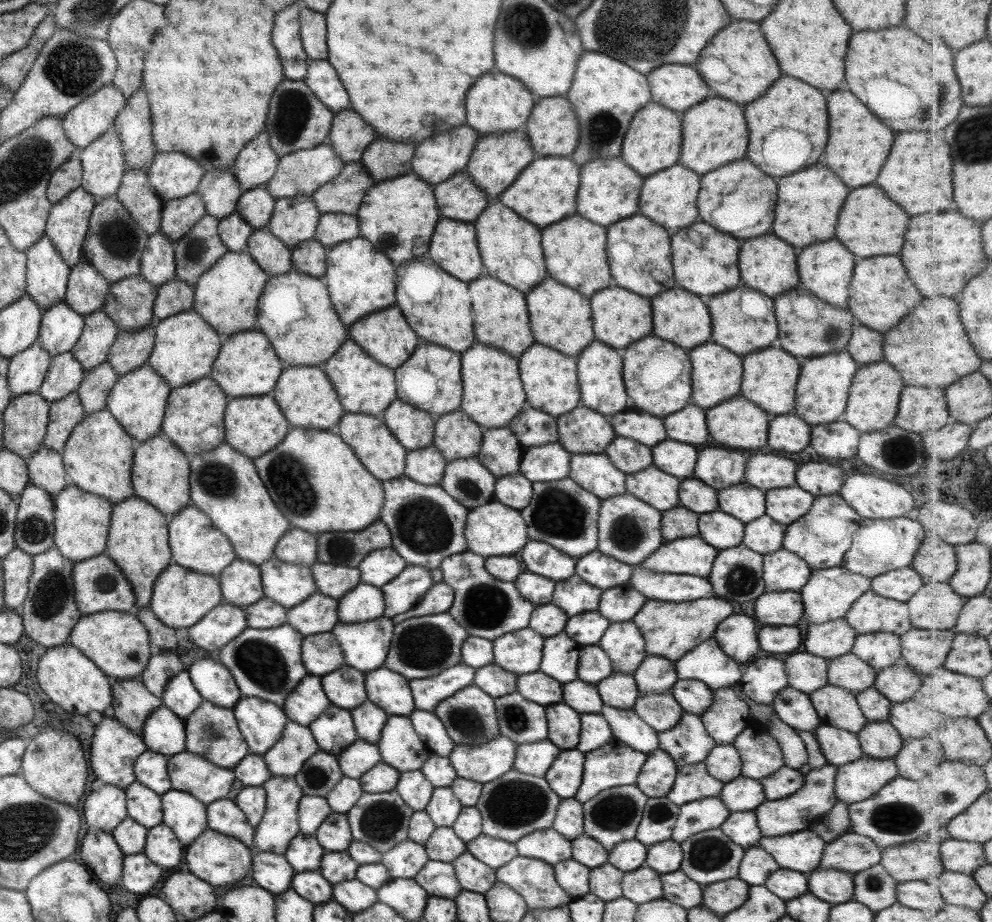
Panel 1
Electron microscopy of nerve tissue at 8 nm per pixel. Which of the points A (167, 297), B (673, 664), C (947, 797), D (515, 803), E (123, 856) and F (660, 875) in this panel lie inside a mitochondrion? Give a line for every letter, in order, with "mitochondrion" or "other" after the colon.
A: other
B: other
C: mitochondrion
D: mitochondrion
E: other
F: other

